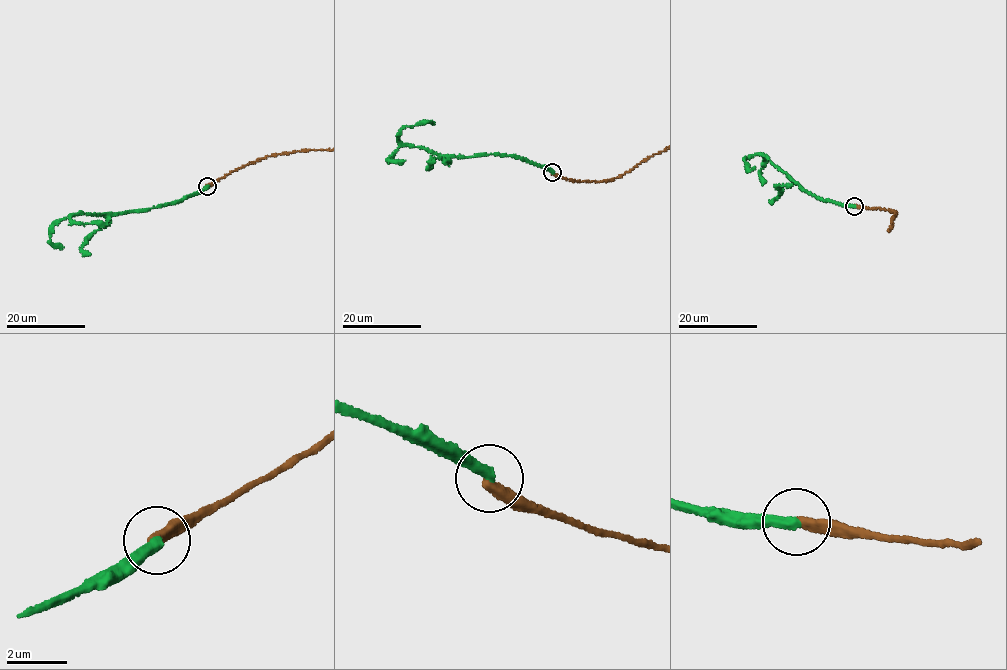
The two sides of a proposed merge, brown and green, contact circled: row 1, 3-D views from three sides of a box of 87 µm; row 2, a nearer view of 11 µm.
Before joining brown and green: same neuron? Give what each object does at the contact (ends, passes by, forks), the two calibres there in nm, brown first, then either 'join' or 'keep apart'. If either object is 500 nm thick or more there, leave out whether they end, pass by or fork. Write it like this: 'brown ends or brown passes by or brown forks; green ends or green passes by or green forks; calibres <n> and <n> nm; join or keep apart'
brown ends; green ends; calibres 400 and 360 nm; keep apart

